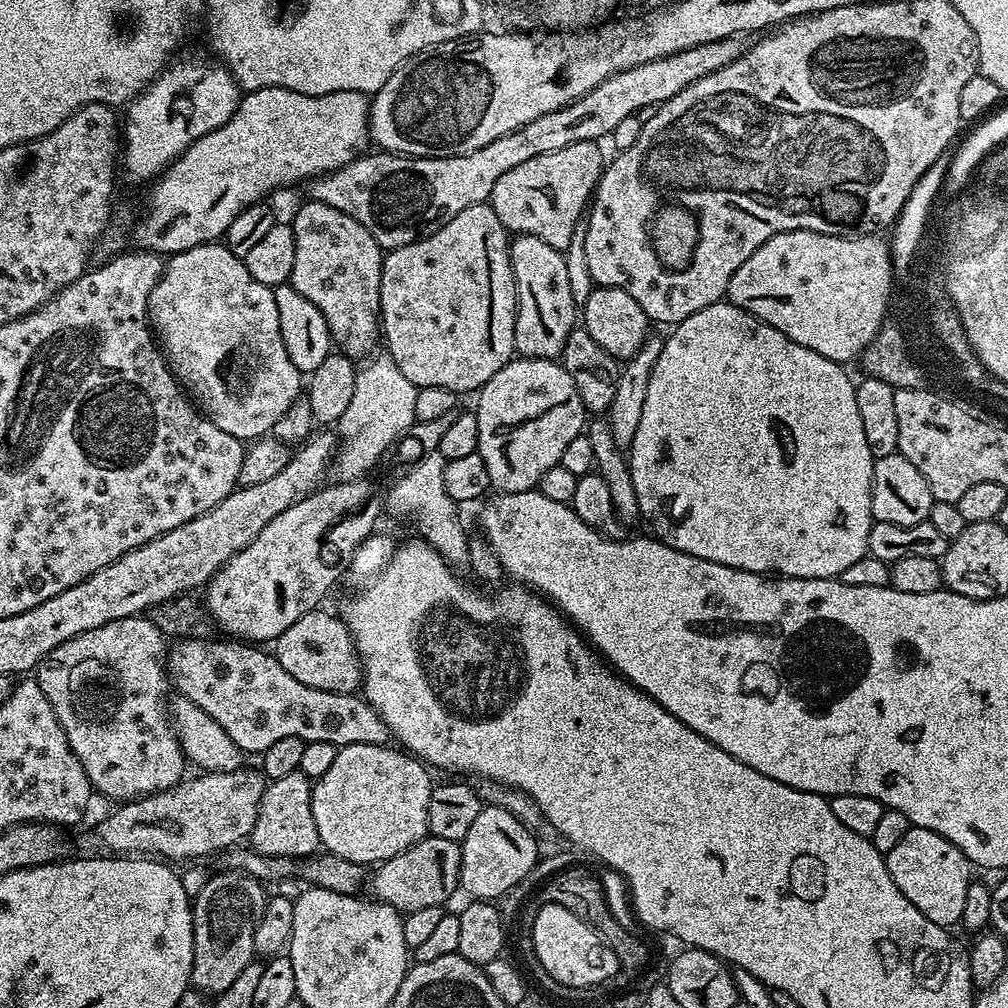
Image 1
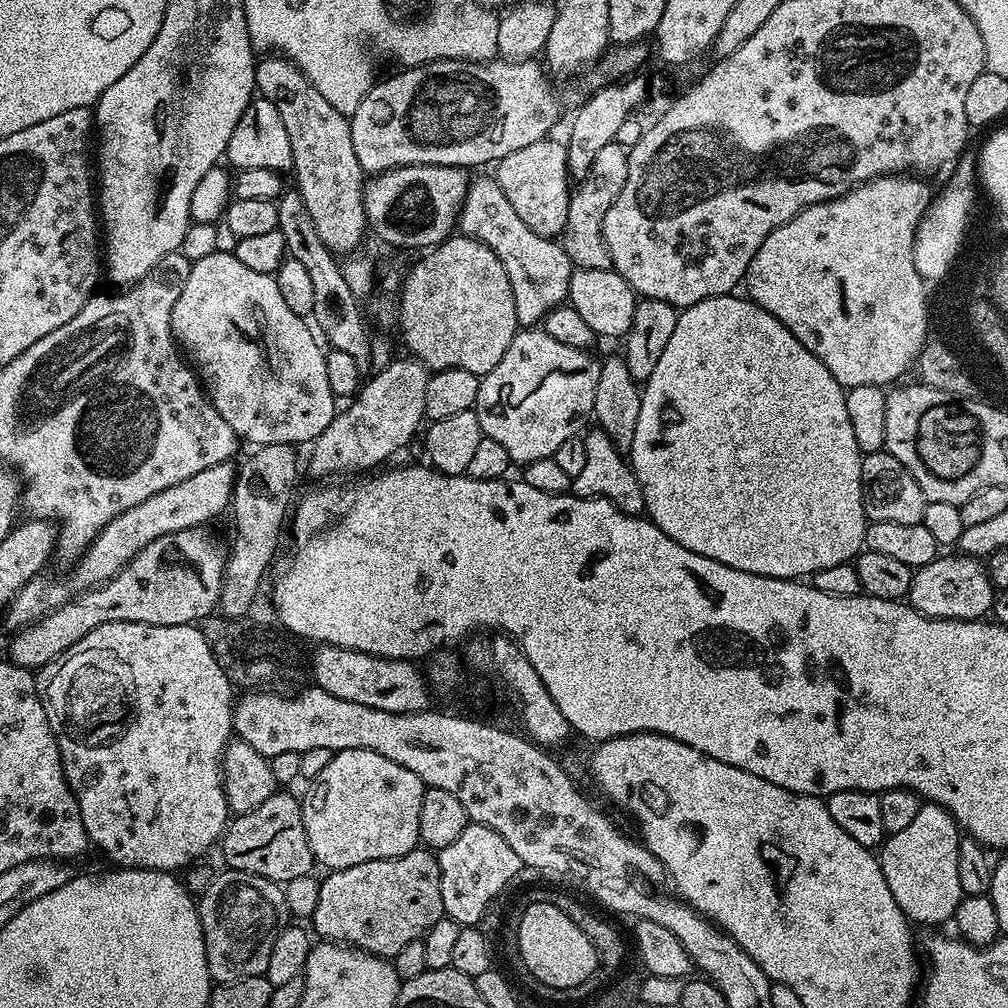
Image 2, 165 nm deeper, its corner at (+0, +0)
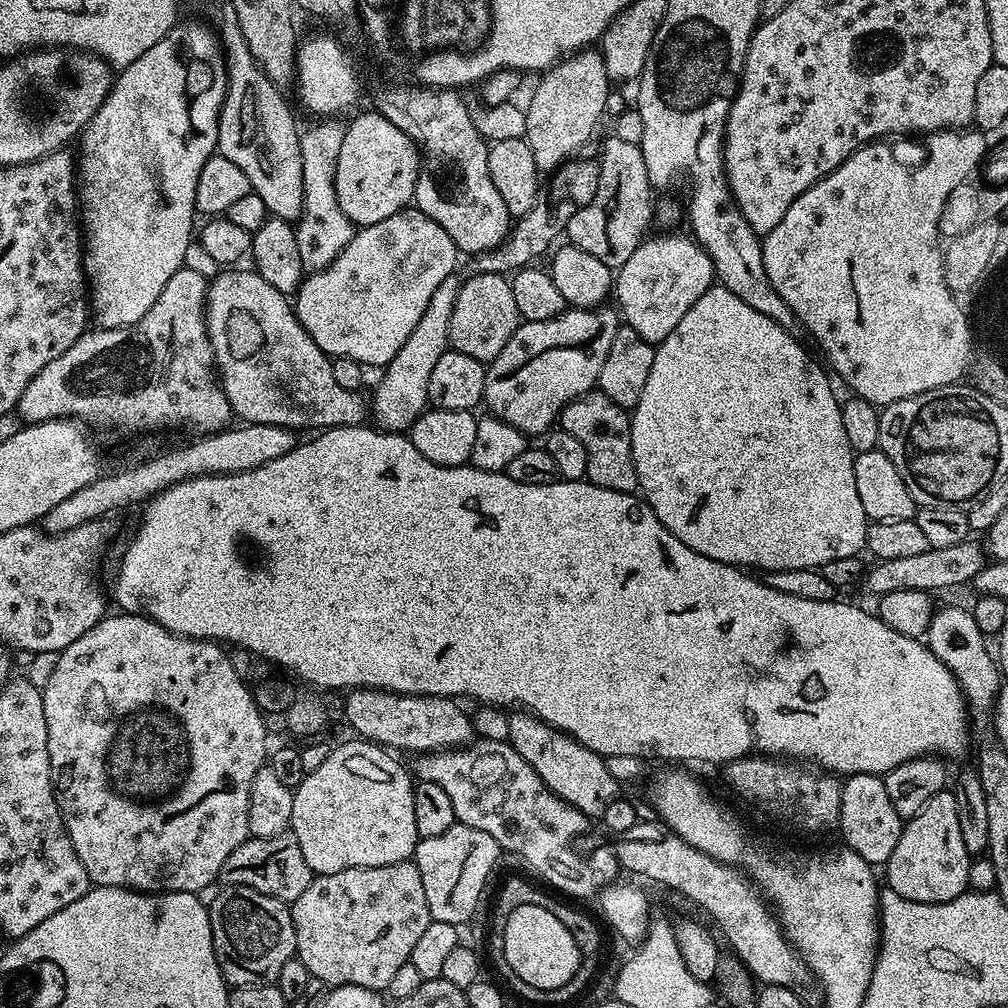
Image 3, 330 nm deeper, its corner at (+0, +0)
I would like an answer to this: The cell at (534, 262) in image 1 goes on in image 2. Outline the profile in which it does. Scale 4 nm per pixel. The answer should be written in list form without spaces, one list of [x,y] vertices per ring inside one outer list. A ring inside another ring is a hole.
[[[491,175],[471,181],[468,193],[460,204],[458,228],[463,235],[482,242],[502,262],[506,278],[510,278],[510,290],[514,294],[514,314],[517,325],[536,326],[544,321],[555,308],[568,300],[572,263],[563,243],[539,236],[518,218],[514,206],[506,202],[506,194]]]

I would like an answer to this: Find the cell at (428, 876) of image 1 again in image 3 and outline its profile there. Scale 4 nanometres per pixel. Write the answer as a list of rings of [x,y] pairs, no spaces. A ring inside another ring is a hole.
[[[412,860],[394,862],[386,866],[374,866],[373,868],[347,868],[338,874],[317,875],[302,890],[302,894],[297,900],[291,901],[292,921],[294,922],[294,934],[296,935],[296,956],[310,970],[313,980],[321,980],[325,986],[339,986],[349,984],[350,986],[362,986],[363,988],[374,988],[377,990],[387,989],[390,978],[394,978],[403,964],[409,963],[412,959],[412,951],[418,938],[422,938],[426,926],[431,924],[433,919],[430,914],[430,906],[426,906],[426,889],[422,886],[422,874],[418,874],[418,866]]]

